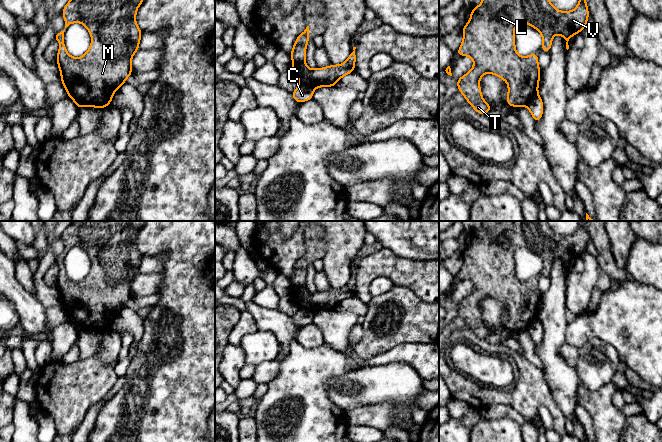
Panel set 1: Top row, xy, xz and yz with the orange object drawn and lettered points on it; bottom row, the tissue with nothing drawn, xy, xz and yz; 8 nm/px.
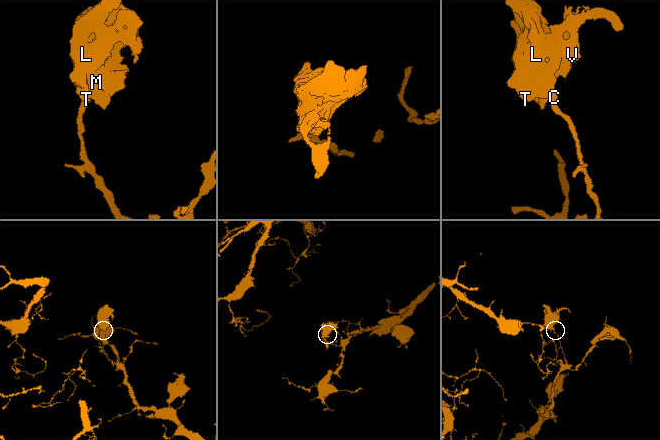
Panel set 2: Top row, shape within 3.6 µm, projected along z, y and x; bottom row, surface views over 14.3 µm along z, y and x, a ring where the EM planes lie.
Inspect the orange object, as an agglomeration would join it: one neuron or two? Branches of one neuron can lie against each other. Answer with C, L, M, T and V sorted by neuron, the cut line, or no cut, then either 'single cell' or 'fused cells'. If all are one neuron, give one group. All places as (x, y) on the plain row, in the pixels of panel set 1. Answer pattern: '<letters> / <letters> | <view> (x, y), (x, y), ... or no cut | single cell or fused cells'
C / L M T V | xz (300, 307), (313, 312) | fused cells

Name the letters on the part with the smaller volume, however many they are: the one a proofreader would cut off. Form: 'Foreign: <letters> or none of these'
Foreign: L, M, T, V

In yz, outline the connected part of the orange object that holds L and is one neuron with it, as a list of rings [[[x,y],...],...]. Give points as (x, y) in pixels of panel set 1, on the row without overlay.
[[[483,221],[482,227],[474,231],[471,235],[469,246],[462,252],[463,265],[457,274],[457,280],[469,280],[474,285],[474,291],[465,299],[457,304],[459,316],[465,321],[467,326],[474,332],[478,338],[486,339],[492,334],[490,328],[486,327],[482,321],[480,313],[480,302],[485,297],[494,298],[508,307],[508,320],[506,327],[511,331],[527,330],[530,323],[538,316],[541,294],[538,288],[538,276],[521,281],[517,278],[515,272],[514,253],[520,247],[527,247],[537,253],[543,262],[541,275],[550,277],[552,262],[555,258],[561,258],[567,265],[566,273],[569,273],[568,265],[576,257],[581,257],[586,252],[588,241],[590,240],[586,221],[579,221],[577,231],[572,235],[563,236],[557,234],[549,225],[548,221]]]

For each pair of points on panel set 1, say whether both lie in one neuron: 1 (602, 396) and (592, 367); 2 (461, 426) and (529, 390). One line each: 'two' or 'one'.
1: two
2: two

